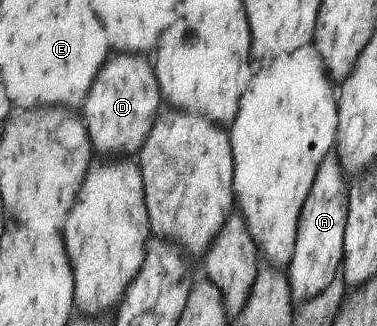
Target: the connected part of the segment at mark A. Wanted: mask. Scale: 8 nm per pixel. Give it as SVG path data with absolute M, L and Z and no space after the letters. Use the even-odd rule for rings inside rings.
M336 147L330 148L326 160L318 168L313 191L310 192L298 227L297 247L294 251L294 264L289 266L288 280L292 288L292 308L298 304L320 296L336 278L338 266L345 256L345 230L350 212L350 187L344 178L342 162L336 154Z

